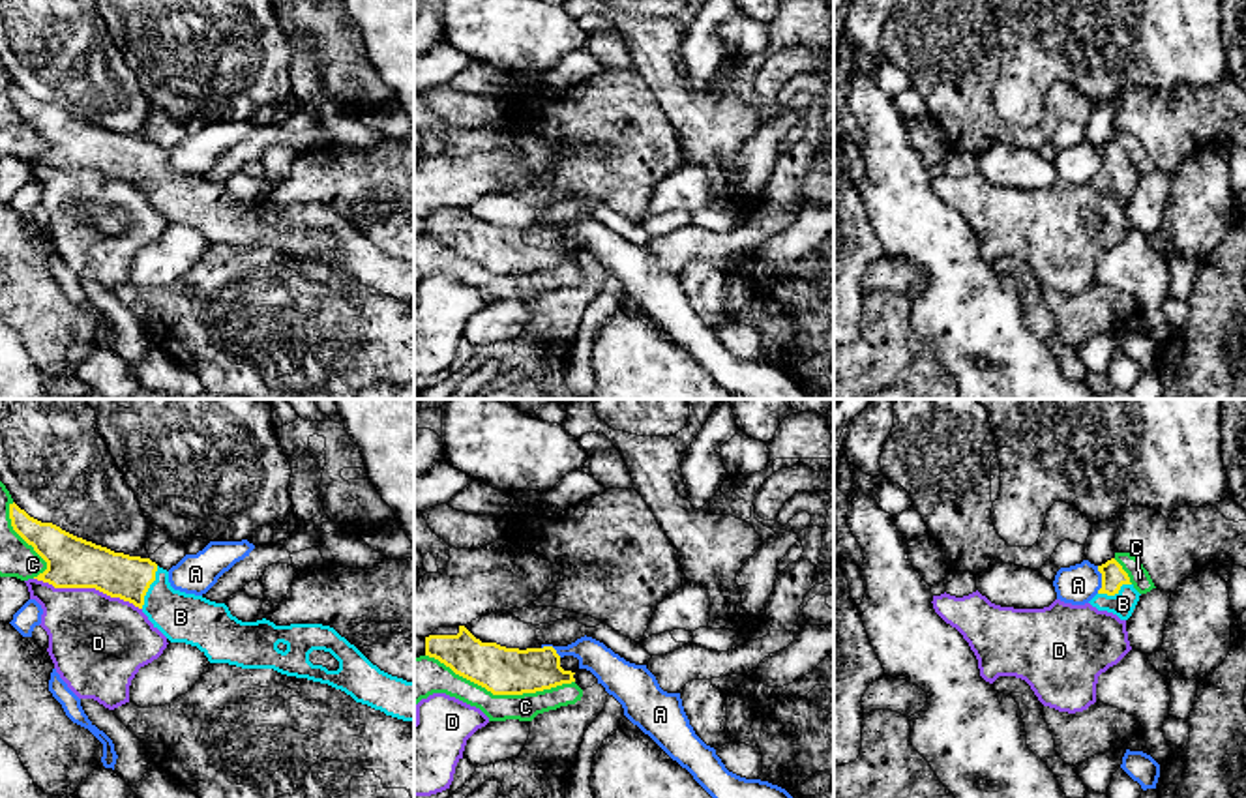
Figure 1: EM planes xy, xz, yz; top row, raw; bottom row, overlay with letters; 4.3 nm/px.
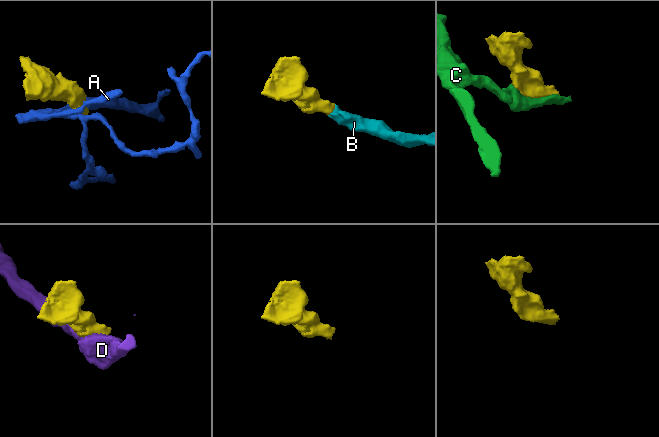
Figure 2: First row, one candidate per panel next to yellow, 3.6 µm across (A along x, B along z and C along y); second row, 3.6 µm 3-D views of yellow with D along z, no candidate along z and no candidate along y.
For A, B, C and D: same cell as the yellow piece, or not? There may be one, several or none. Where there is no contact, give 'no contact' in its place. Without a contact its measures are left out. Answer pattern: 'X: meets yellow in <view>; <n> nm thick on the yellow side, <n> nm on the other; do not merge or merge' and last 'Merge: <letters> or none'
A: meets yellow in yz; 100 nm thick on the yellow side, 170 nm on the other; do not merge
B: meets yellow in xy; 190 nm thick on the yellow side, 220 nm on the other; merge
C: meets yellow in xz; 200 nm thick on the yellow side, 120 nm on the other; do not merge
D: meets yellow in xy; 220 nm thick on the yellow side, 420 nm on the other; do not merge
Merge: B

